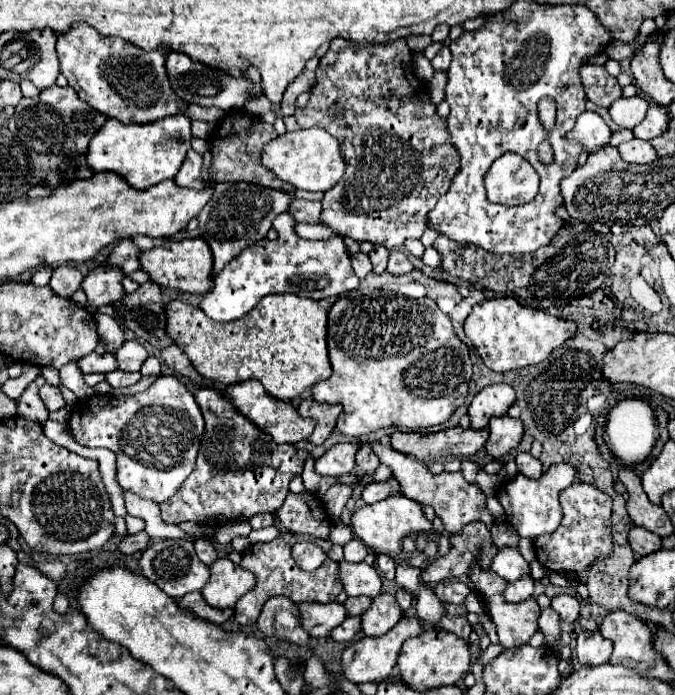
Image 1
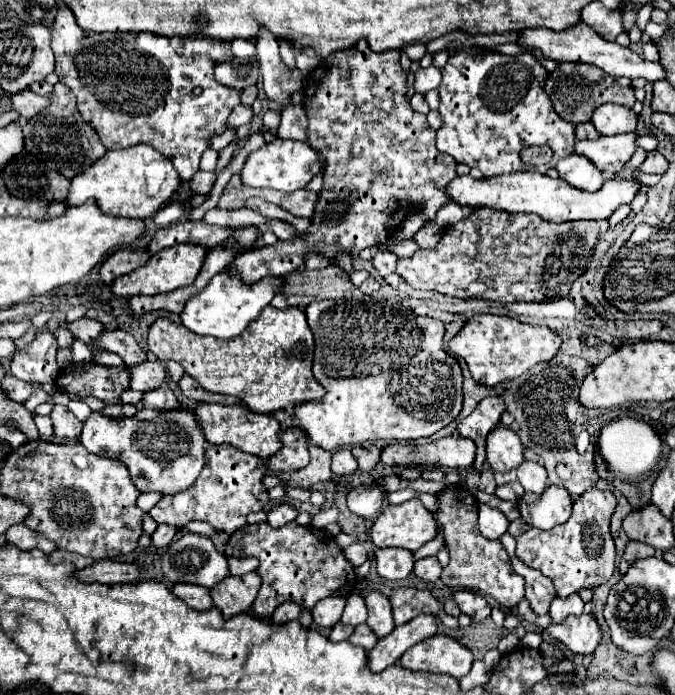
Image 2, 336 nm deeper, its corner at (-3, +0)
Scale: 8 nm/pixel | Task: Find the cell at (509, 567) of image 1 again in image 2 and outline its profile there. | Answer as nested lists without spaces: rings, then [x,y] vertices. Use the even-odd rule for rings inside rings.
[[[479,505],[479,529],[483,537],[499,541],[505,535],[507,527],[509,527],[509,521],[499,509]]]

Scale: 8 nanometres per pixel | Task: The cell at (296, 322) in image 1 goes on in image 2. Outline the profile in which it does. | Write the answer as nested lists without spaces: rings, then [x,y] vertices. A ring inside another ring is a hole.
[[[269,305],[241,335],[237,335],[237,339],[229,341],[201,337],[169,317],[159,317],[149,327],[147,343],[157,359],[177,361],[203,389],[235,395],[255,413],[271,415],[285,409],[289,403],[317,401],[325,395],[323,385],[311,373],[313,335],[305,311],[299,307],[287,307],[281,311]]]

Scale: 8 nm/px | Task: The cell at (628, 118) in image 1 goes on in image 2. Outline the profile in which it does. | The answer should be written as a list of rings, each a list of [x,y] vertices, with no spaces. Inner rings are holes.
[[[605,103],[597,107],[593,113],[593,125],[601,135],[617,135],[627,133],[637,127],[637,113],[627,107],[619,107],[615,103]]]

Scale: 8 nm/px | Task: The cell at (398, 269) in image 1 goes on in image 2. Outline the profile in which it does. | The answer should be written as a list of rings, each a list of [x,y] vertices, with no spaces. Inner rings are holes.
[[[377,251],[371,259],[371,263],[375,265],[375,269],[379,271],[381,277],[387,277],[389,273],[395,271],[395,265],[397,265],[397,255],[391,253],[391,251]]]

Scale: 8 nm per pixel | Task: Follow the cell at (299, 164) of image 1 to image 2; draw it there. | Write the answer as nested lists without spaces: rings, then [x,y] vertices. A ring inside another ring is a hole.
[[[275,139],[265,143],[259,151],[253,151],[241,171],[241,181],[249,187],[269,187],[277,191],[295,191],[305,187],[317,173],[321,173],[321,159],[315,149],[303,141],[283,141]]]

